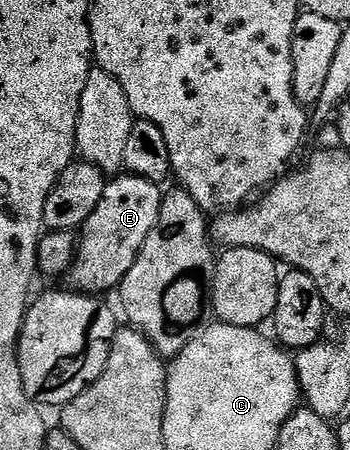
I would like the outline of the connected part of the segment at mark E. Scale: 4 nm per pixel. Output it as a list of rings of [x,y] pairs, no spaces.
[[[135,173],[107,180],[96,211],[80,227],[78,255],[68,274],[77,292],[106,295],[109,289],[121,286],[124,275],[136,263],[136,255],[140,255],[140,247],[144,247],[144,239],[148,239],[152,227],[156,227],[156,219],[160,219],[163,192],[159,182],[137,177]]]

